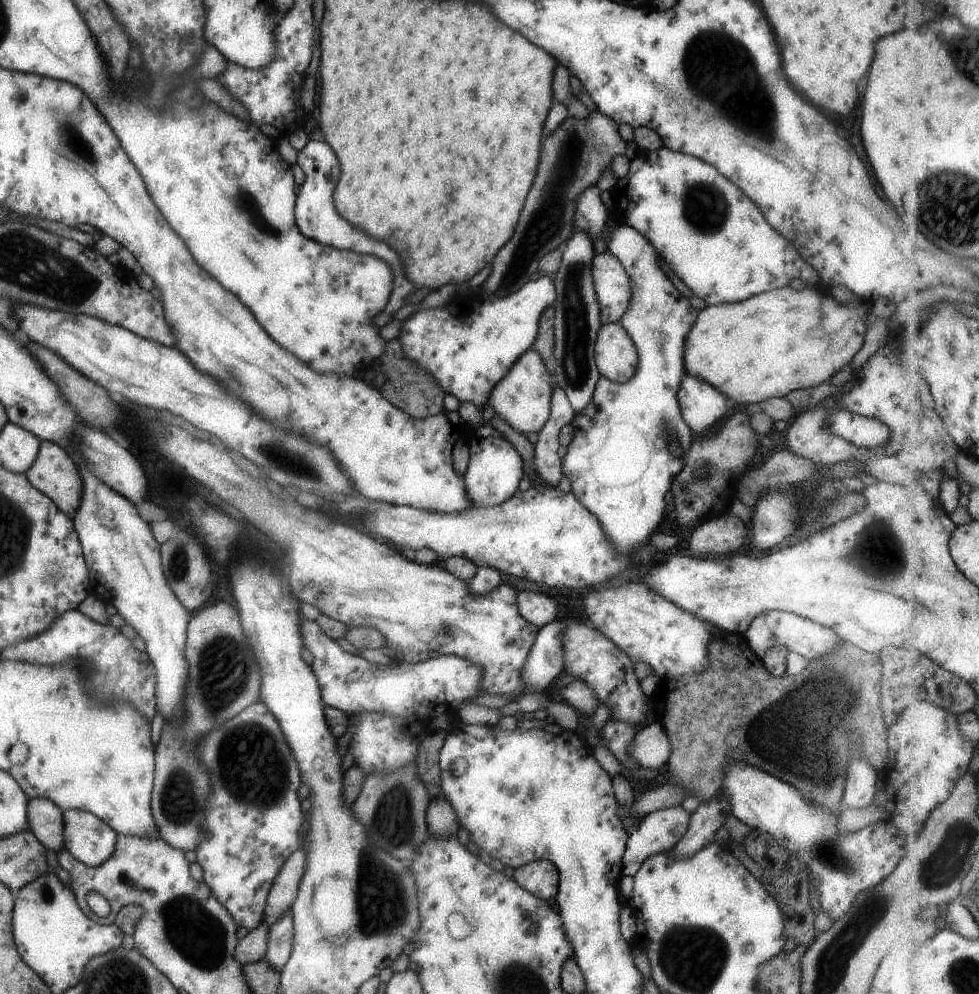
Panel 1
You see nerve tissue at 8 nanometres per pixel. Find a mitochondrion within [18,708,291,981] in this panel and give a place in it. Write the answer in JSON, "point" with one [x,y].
{"point":[193,930]}

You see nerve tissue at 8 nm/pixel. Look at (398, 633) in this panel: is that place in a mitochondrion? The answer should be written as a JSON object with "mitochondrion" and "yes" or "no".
{"mitochondrion":"no"}

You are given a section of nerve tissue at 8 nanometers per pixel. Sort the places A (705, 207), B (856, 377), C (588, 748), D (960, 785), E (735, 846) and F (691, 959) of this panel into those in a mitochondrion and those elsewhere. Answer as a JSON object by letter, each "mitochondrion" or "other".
{"A":"mitochondrion","B":"other","C":"other","D":"other","E":"other","F":"mitochondrion"}

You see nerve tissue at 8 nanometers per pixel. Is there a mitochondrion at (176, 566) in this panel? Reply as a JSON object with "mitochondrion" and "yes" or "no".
{"mitochondrion":"yes"}

